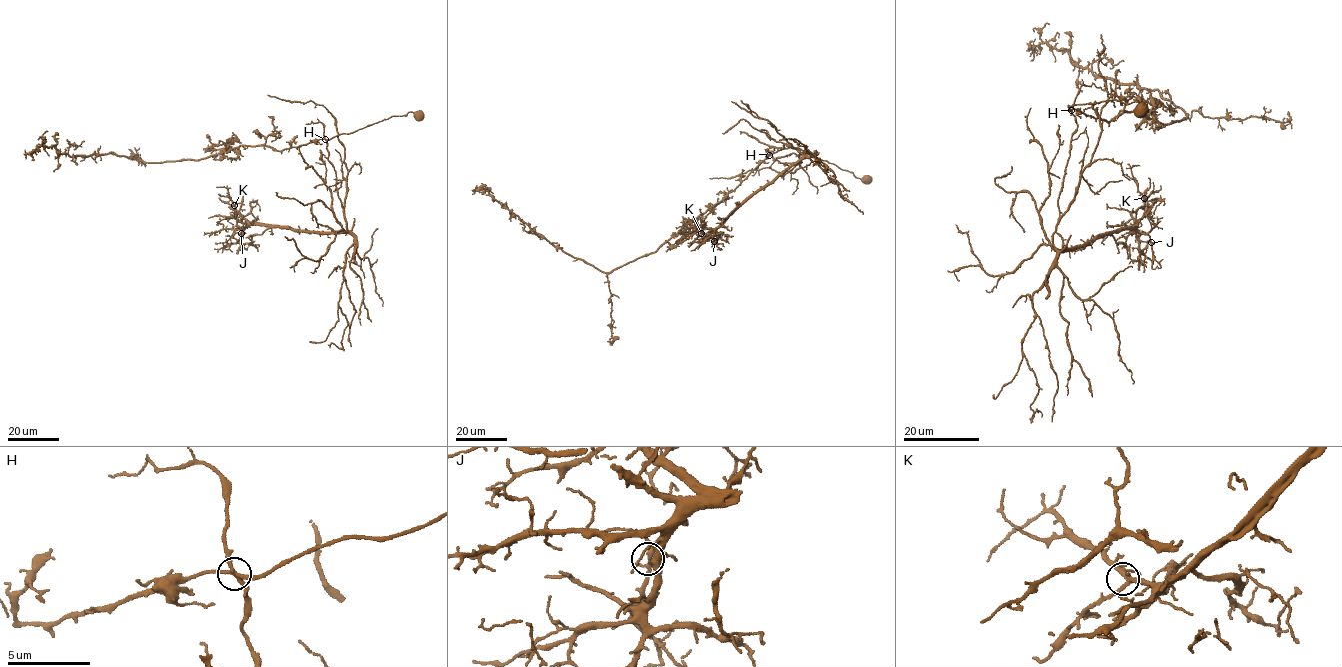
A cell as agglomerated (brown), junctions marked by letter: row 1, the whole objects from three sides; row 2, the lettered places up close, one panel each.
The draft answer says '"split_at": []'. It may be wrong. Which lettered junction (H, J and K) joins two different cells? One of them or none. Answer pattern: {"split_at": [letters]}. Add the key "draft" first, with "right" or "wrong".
{"draft": "wrong", "split_at": ["H"]}

